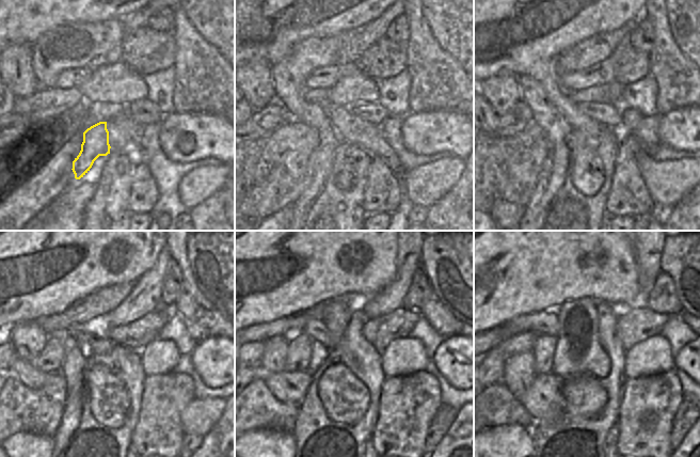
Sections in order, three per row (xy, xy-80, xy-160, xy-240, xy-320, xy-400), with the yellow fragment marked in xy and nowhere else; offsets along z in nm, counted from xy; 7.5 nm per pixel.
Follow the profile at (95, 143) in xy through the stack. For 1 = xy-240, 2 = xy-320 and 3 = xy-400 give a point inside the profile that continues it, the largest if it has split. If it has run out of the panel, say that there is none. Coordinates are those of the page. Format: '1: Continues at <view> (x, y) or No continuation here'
1: Continues at xy-240 (18, 408)
2: Continues at xy-320 (256, 408)
3: Continues at xy-400 (495, 405).

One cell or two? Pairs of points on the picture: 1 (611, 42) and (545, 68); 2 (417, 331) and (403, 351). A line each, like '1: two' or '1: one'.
1: two
2: two

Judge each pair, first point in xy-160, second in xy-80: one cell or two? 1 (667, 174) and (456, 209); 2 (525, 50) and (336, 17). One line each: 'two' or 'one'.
1: two
2: one

